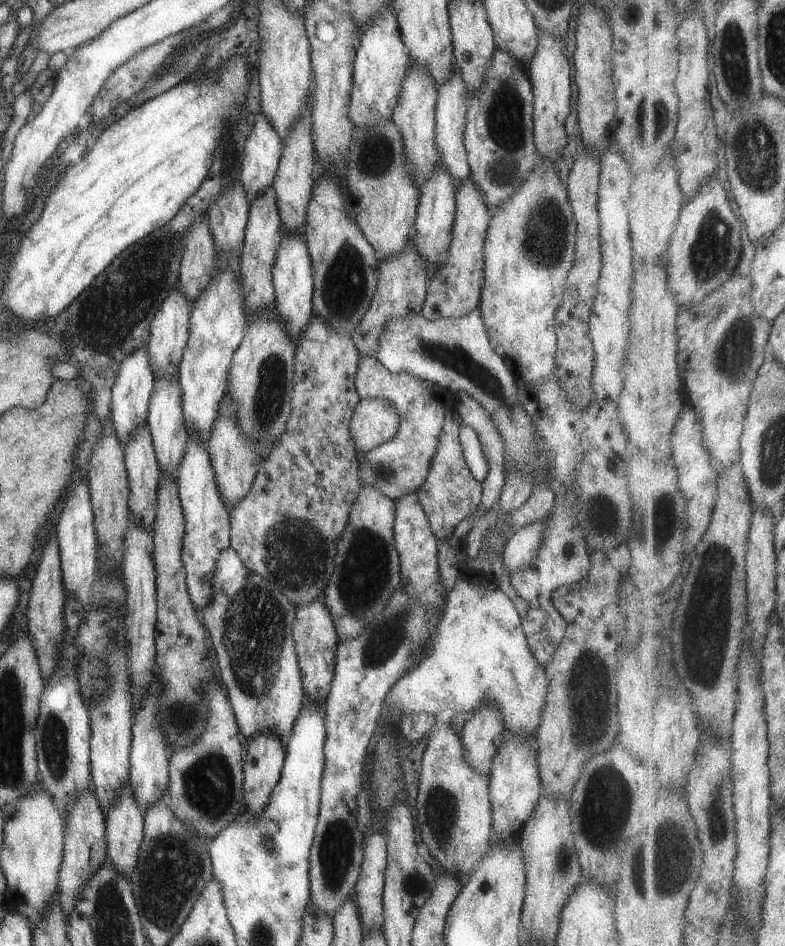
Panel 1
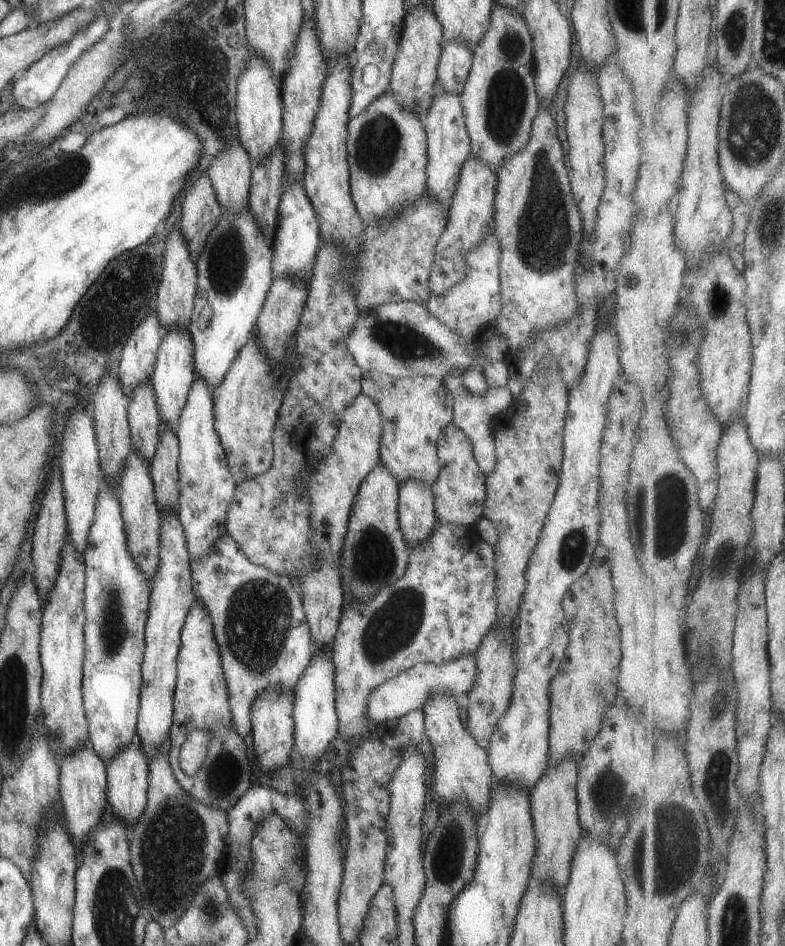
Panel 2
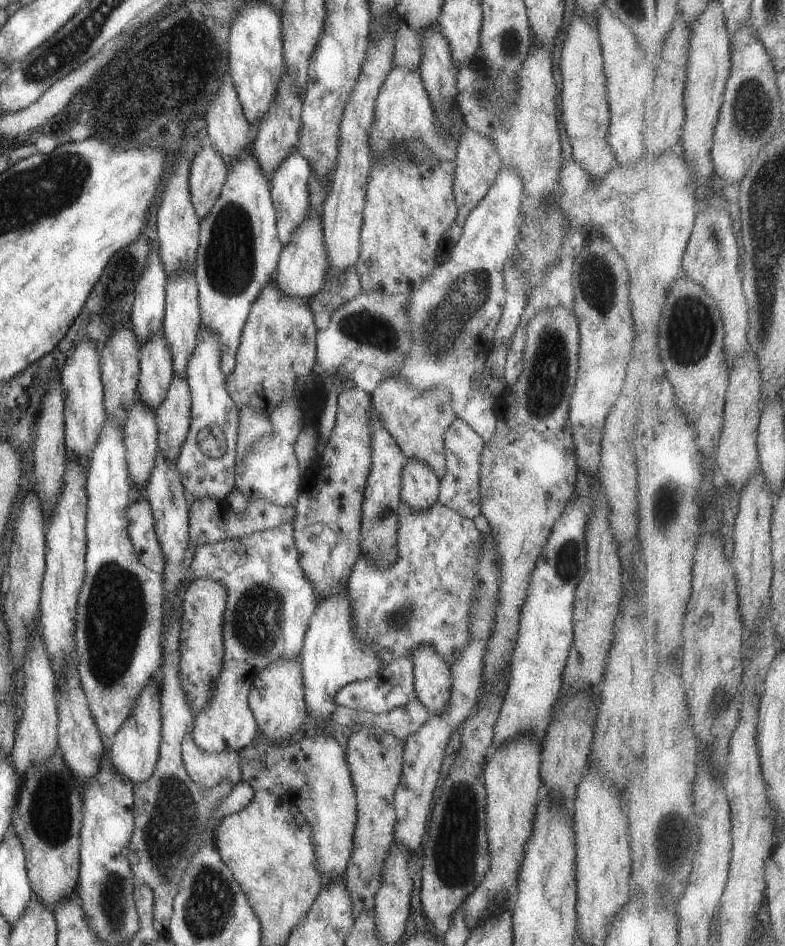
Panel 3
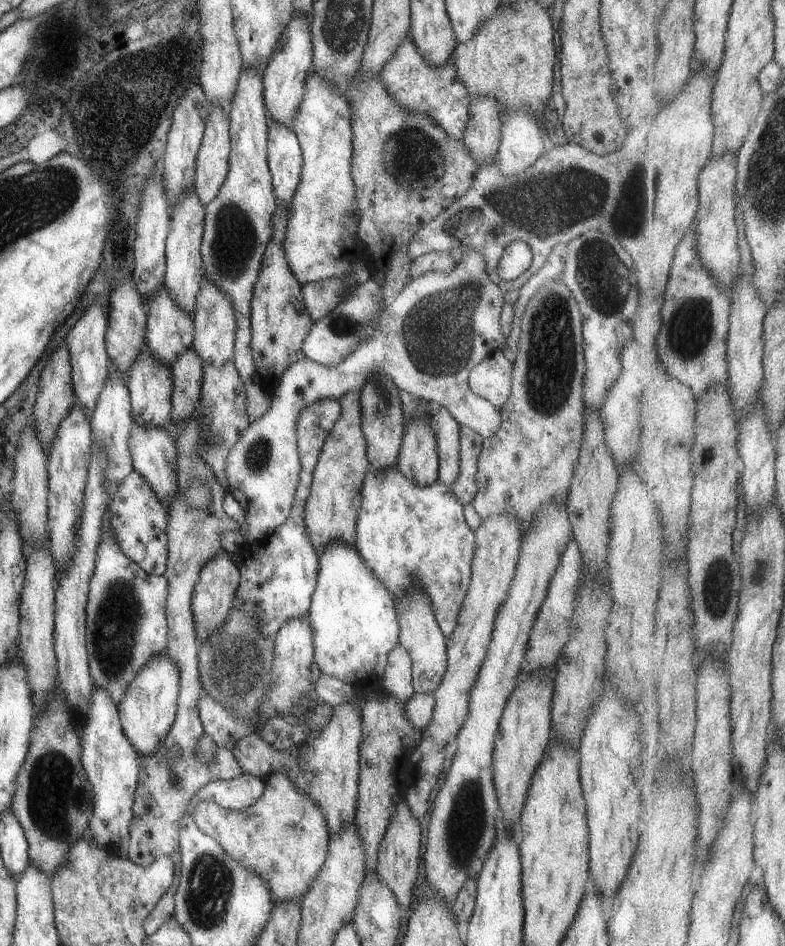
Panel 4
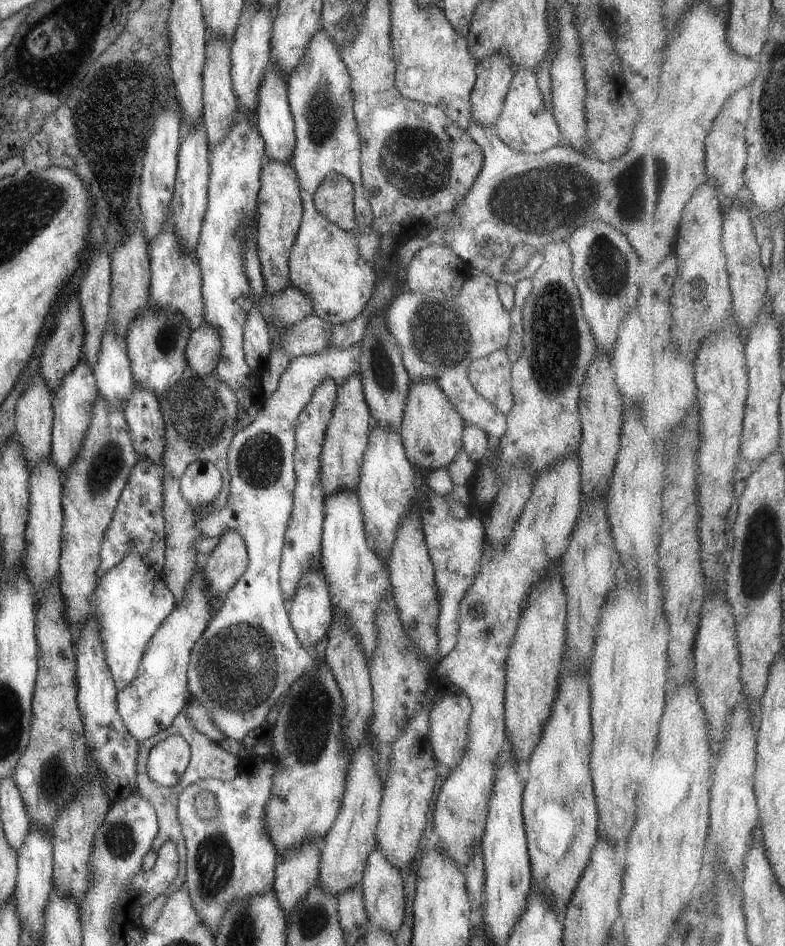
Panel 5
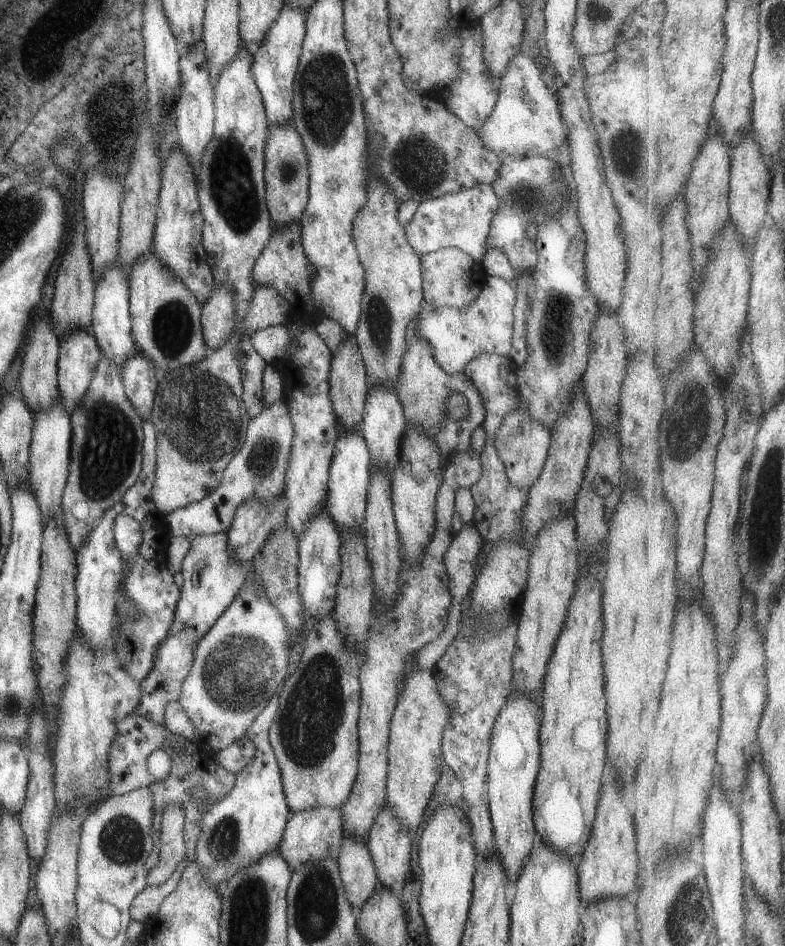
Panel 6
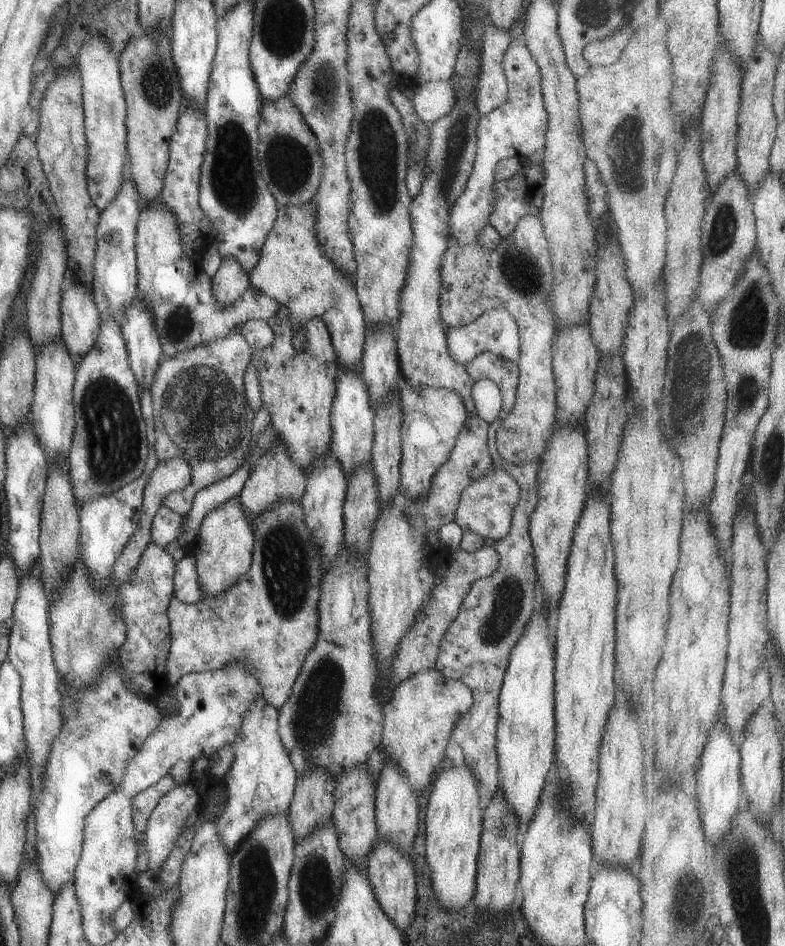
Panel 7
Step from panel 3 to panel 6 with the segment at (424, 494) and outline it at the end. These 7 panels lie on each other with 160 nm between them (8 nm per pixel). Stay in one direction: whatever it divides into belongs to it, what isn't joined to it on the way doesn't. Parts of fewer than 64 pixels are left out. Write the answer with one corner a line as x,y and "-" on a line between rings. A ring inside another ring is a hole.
414,333
408,336
407,348
400,362
400,371
394,388
401,403
406,422
425,433
436,446
436,452
450,461
456,454
465,453
470,448
470,436
476,426
485,418
484,405
477,389
464,376
463,372
447,374
436,365
426,341
-
453,393
460,394
467,401
466,419
446,419
444,417
445,399

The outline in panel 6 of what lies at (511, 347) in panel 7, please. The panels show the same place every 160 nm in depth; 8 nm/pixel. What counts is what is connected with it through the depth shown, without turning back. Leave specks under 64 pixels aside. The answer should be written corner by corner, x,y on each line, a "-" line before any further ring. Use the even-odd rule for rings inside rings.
473,185
470,189
460,190
455,194
423,201
404,226
408,245
419,254
442,247
456,247
480,262
486,251
484,241
489,221
497,205
493,189
484,185
-
485,277
485,282
479,294
464,308
455,307
432,307
425,306
420,310
418,316
409,322
408,336
415,334
424,339
428,348
431,349
432,357
436,365
447,374
461,373
464,366
471,359
483,353
493,353
507,356
512,343
512,308
516,299
513,283
504,281
499,277

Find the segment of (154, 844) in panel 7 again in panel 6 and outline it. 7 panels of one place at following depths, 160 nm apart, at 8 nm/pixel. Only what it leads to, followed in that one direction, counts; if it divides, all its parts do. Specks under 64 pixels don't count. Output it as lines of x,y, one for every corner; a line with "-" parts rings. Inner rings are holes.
170,803
162,810
160,820
160,853
157,864
146,872
146,884
157,887
163,884
181,859
186,855
187,846
182,835
183,811
179,803

